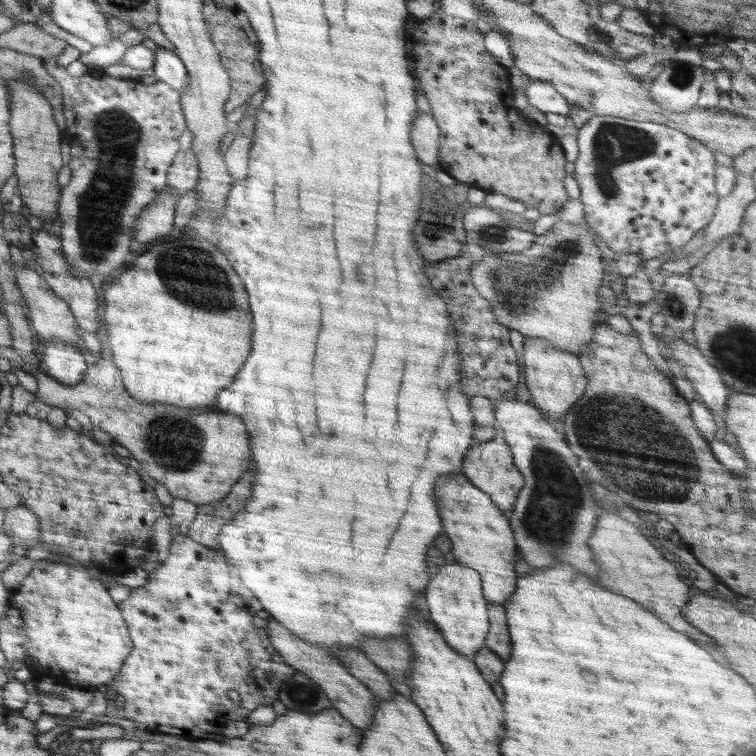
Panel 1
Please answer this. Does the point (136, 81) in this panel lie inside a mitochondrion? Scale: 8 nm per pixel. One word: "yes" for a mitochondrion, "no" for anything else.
no

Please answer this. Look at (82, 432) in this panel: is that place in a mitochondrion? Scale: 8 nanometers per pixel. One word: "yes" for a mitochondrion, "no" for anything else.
no

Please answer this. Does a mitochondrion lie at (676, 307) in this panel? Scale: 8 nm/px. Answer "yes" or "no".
yes

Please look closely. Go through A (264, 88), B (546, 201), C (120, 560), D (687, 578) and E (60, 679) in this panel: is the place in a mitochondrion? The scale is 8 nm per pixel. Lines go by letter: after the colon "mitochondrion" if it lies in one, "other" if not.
A: other
B: other
C: other
D: other
E: other

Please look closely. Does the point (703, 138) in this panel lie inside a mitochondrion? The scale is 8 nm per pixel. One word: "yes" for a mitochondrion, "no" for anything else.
no

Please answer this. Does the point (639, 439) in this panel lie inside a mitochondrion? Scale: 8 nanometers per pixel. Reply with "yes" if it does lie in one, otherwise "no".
yes

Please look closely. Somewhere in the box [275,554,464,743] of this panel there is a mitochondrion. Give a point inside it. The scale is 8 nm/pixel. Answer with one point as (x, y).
(304, 695)

